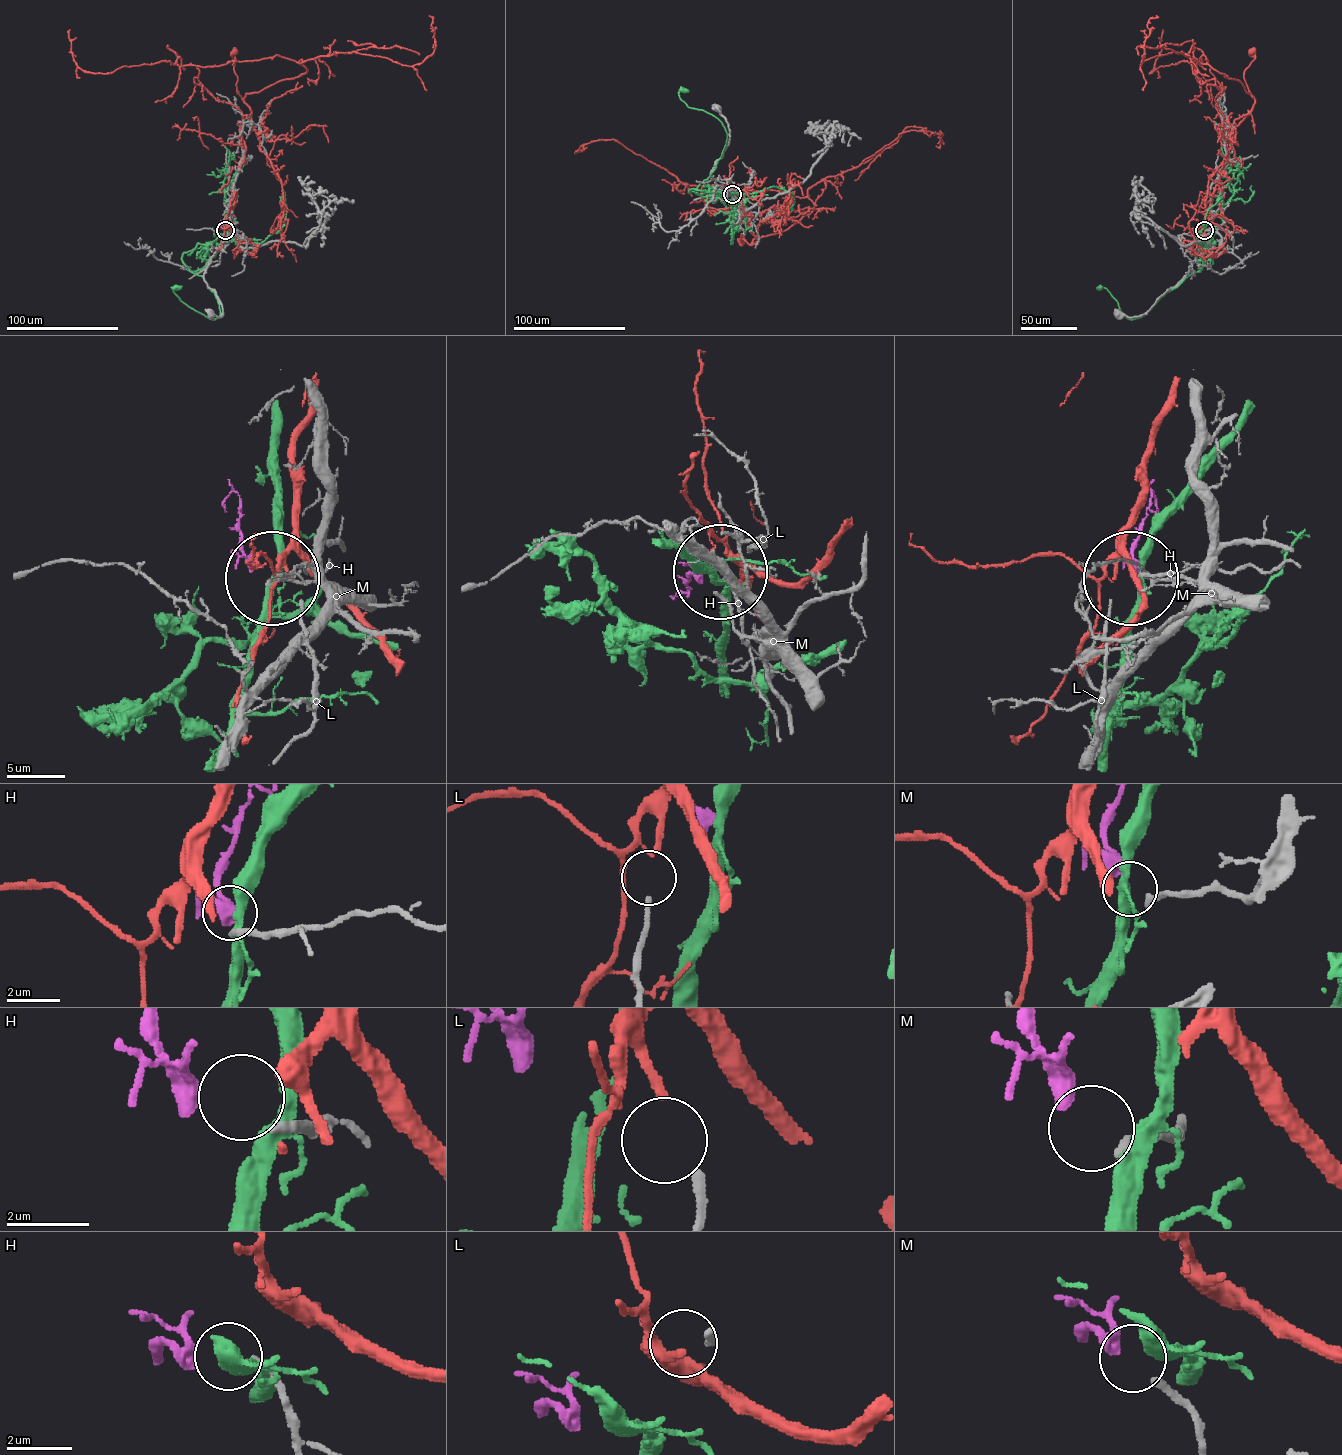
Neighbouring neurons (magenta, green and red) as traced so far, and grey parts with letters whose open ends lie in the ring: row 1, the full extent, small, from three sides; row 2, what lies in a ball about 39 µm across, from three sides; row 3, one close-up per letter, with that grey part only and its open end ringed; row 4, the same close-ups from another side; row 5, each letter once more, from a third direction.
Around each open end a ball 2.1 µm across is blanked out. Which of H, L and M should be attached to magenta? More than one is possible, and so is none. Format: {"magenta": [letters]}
{"magenta": ["M"]}

